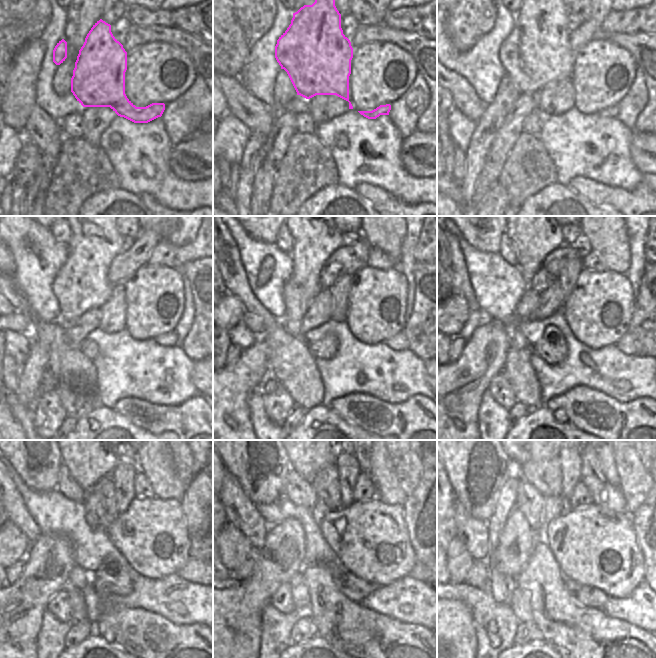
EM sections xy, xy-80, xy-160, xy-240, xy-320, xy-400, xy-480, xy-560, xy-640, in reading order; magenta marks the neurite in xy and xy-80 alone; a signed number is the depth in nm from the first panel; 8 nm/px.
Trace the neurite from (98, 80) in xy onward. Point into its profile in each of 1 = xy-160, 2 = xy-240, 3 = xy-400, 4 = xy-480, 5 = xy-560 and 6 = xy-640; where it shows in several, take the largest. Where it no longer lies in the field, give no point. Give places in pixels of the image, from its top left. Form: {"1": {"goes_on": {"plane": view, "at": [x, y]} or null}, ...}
{"1": {"goes_on": {"plane": "xy-160", "at": [536, 52]}}, "2": {"goes_on": {"plane": "xy-240", "at": [81, 284]}}, "3": {"goes_on": {"plane": "xy-400", "at": [535, 236]}}, "4": {"goes_on": {"plane": "xy-480", "at": [88, 460]}}, "5": {"goes_on": {"plane": "xy-560", "at": [307, 460]}}, "6": {"goes_on": {"plane": "xy-640", "at": [520, 460]}}}

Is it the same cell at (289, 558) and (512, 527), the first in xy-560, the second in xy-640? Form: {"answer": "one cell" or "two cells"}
{"answer": "one cell"}

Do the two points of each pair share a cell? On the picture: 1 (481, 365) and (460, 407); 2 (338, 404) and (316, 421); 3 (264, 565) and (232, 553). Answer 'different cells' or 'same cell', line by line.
1: same cell
2: different cells
3: different cells

